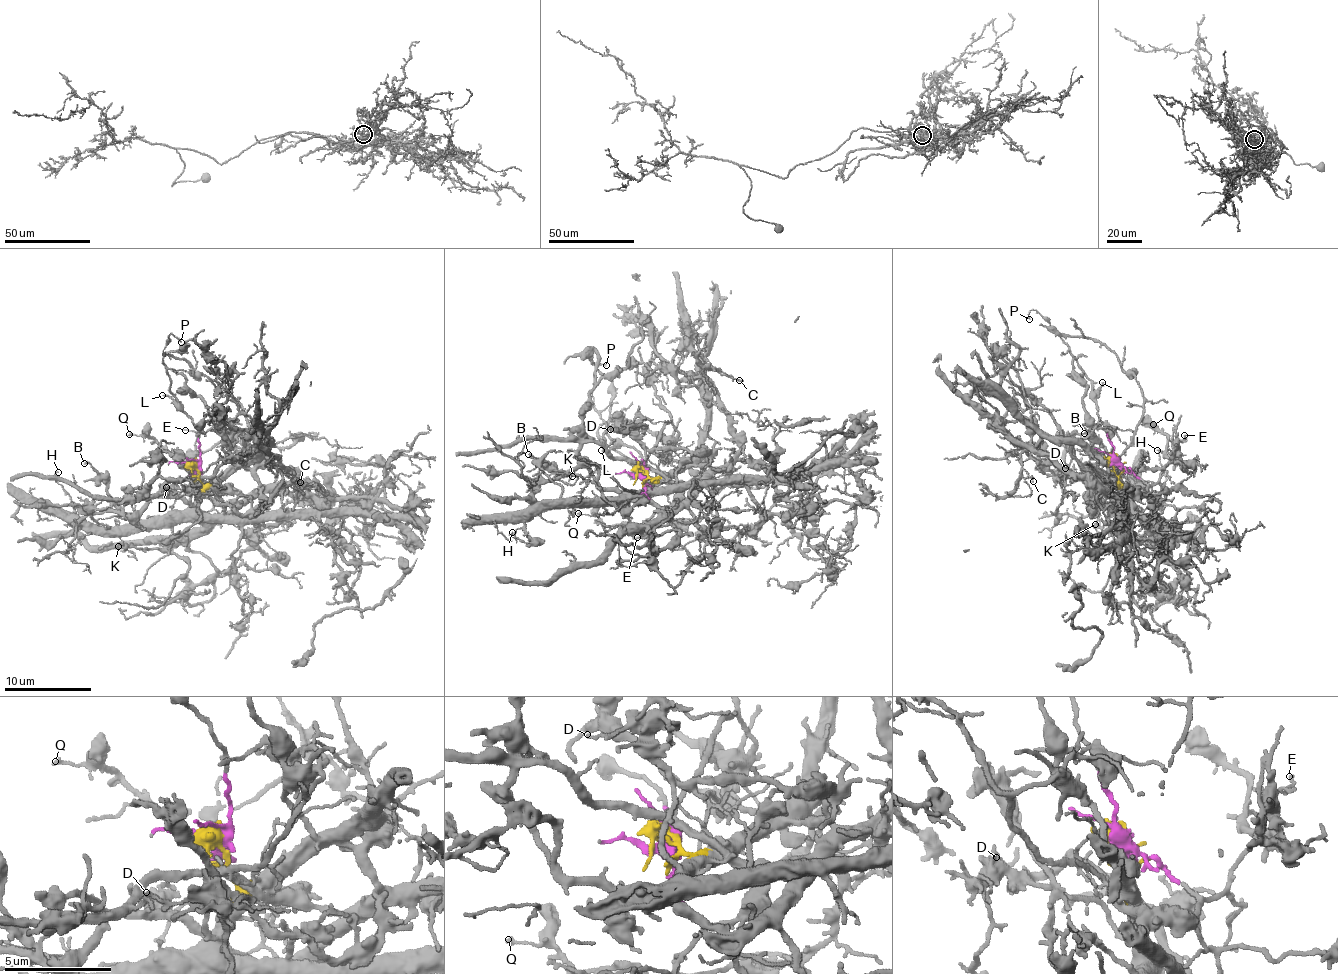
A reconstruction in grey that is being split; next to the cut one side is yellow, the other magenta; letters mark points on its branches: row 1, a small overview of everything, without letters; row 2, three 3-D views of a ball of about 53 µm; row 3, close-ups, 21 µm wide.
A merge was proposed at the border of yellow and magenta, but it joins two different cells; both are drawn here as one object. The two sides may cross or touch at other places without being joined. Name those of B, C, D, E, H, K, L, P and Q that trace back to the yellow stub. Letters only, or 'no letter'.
B, C, D, H, K

